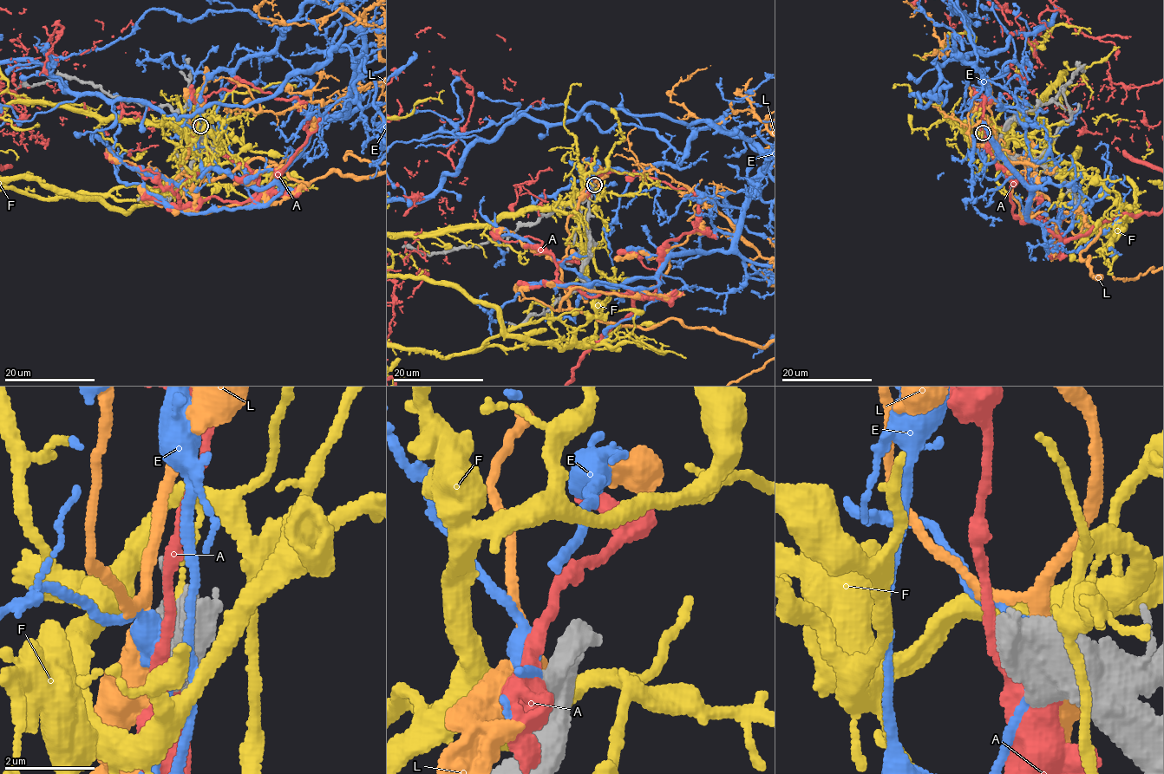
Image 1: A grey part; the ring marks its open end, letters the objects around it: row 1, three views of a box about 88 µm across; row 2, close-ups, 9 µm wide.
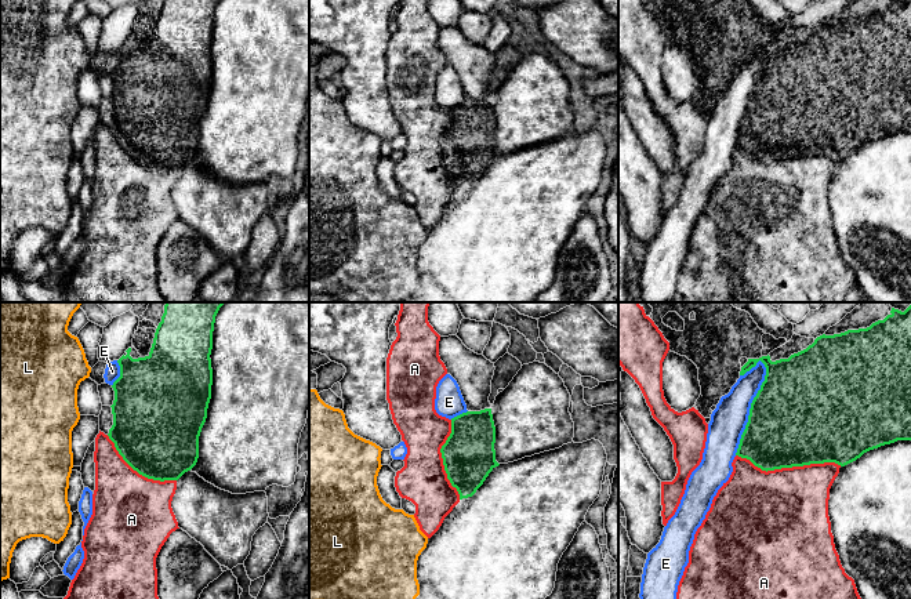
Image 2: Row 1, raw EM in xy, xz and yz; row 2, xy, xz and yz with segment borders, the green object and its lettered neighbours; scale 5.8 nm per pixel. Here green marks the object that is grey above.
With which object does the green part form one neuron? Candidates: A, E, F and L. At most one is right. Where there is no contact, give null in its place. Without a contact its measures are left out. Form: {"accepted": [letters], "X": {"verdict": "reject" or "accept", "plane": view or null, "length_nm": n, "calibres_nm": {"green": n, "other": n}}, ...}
{"accepted": [], "A": {"verdict": "reject", "plane": "yz", "length_nm": 600, "calibres_nm": {"green": 500, "other": 480}}, "E": {"verdict": "reject", "plane": "yz", "length_nm": 600, "calibres_nm": {"green": 500, "other": 200}}, "F": {"verdict": "reject", "plane": null}, "L": {"verdict": "reject", "plane": null}}

